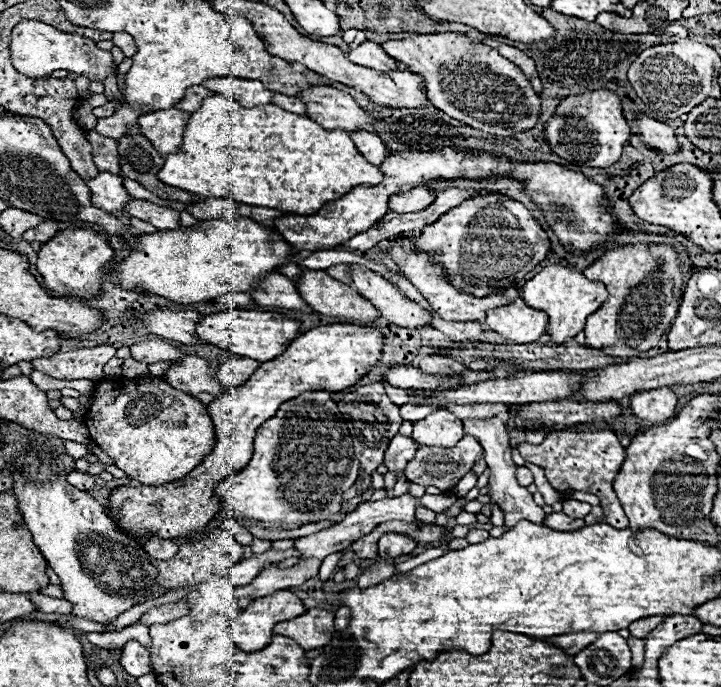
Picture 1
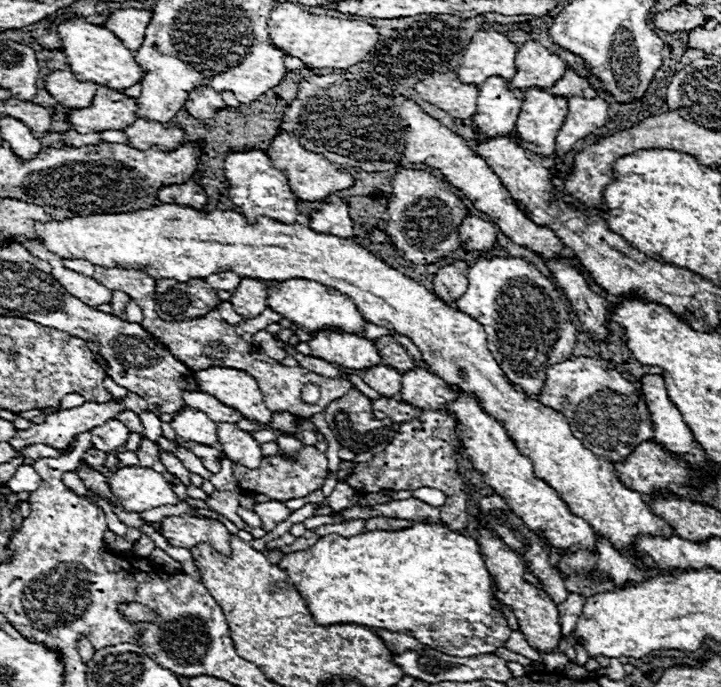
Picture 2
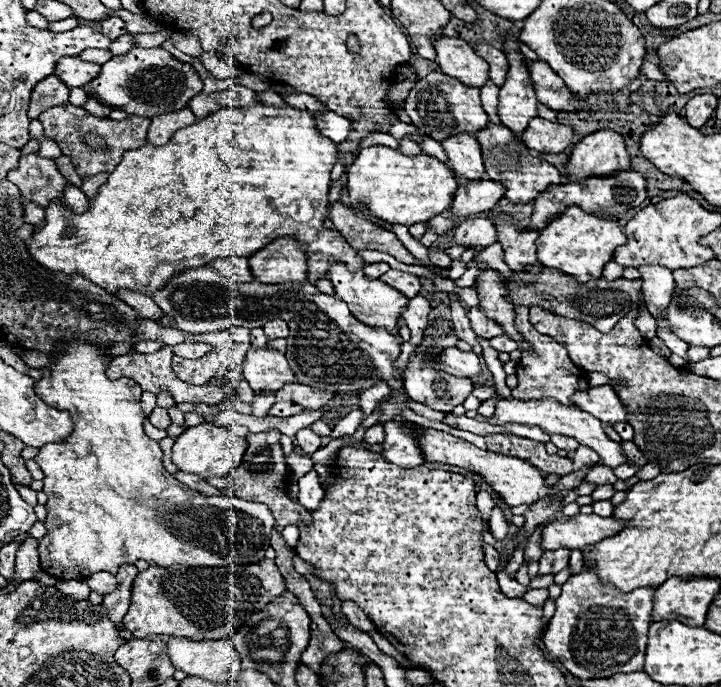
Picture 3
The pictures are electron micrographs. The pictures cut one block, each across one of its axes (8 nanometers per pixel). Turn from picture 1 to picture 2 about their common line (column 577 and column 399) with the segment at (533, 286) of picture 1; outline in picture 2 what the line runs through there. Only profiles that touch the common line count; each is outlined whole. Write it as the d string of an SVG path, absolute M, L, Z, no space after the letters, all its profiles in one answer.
M160 204L138 212L36 222L34 230L44 248L58 258L88 260L94 266L107 268L134 264L148 268L154 280L172 278L188 282L190 278L206 278L232 270L240 278L274 282L304 278L332 286L352 298L368 322L408 336L432 374L466 390L466 394L478 396L482 410L502 422L520 454L532 460L536 478L554 488L574 516L590 522L592 528L608 538L618 550L628 550L636 534L674 534L668 522L650 512L638 492L620 482L612 462L592 454L572 436L560 412L540 404L506 378L486 346L486 332L480 322L454 310L426 286L346 238L314 232L304 224L276 222L266 216L258 218L258 224L248 224L248 220L234 210L214 210L206 214L178 204Z

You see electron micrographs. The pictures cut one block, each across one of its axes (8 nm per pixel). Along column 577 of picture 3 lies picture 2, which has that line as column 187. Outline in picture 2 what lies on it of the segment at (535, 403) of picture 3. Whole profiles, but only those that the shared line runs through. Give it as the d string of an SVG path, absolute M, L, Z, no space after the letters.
M184 408L174 416L170 422L176 434L184 440L196 442L196 444L206 444L206 446L216 446L218 444L218 434L216 434L216 424L202 414L200 410L194 408Z

